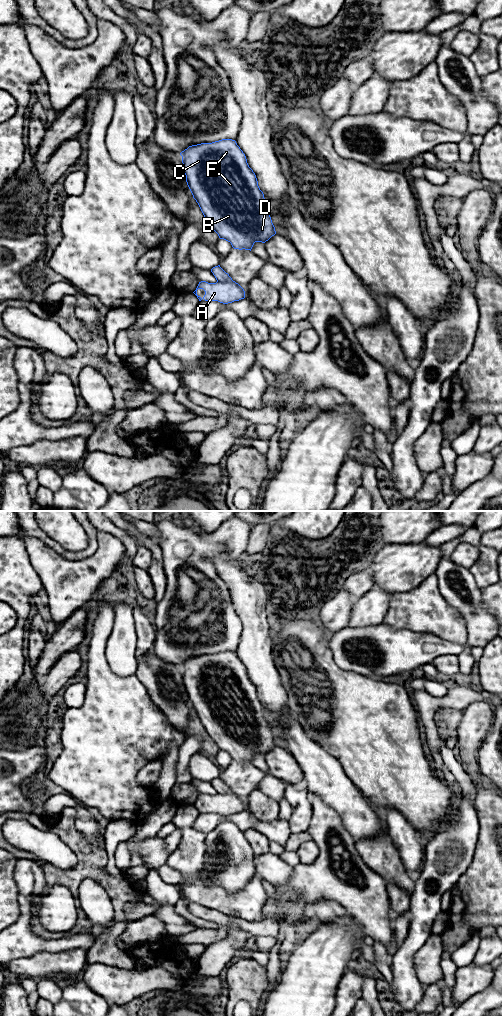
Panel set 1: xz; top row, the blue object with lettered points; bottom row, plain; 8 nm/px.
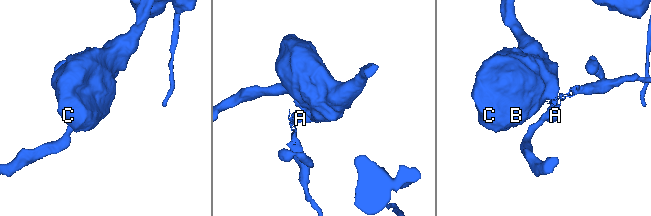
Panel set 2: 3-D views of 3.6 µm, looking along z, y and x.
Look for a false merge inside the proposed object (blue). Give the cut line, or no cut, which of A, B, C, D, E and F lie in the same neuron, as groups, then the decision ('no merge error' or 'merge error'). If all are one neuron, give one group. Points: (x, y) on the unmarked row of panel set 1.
cut xz (232, 792), (217, 793); groups A / B C D E F; merge error

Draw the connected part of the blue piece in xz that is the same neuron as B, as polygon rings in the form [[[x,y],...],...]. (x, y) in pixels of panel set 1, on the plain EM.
[[[222,651],[192,657],[180,667],[193,710],[220,751],[230,754],[234,761],[251,763],[255,754],[265,755],[276,746],[256,687],[235,652]]]

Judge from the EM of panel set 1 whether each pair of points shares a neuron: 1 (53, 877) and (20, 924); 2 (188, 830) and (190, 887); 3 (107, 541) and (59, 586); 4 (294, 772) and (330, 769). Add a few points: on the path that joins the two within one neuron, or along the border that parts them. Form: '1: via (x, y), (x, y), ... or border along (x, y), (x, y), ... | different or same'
1: border along (41, 867), (47, 886) | different
2: via (190, 844), (190, 873) | same
3: via (100, 555), (73, 582) | same
4: border along (288, 752), (300, 767), (304, 778) | different

